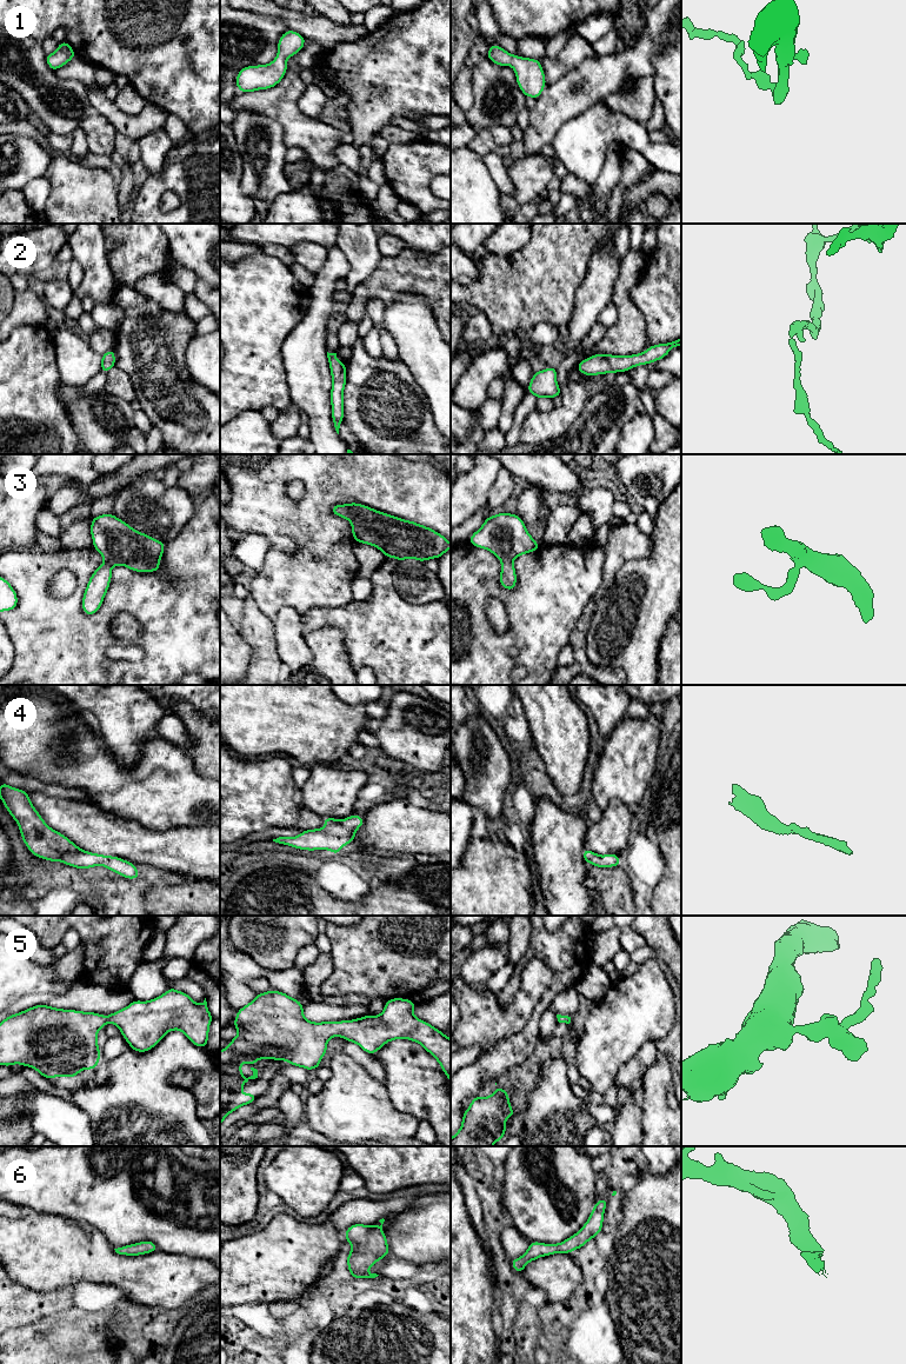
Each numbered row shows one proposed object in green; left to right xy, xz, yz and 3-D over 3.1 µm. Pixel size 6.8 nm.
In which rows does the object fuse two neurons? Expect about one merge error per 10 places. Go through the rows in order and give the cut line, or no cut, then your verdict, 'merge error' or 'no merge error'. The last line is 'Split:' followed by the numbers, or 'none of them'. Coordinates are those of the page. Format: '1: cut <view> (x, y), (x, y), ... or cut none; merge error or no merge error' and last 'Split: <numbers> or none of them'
1: cut none; no merge error
2: cut none; no merge error
3: cut none; no merge error
4: cut none; no merge error
5: cut none; no merge error
6: cut none; no merge error
Split: none of them

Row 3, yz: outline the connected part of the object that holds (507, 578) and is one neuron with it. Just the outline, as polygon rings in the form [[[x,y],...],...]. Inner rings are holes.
[[[505,511],[486,518],[481,527],[469,537],[469,544],[492,552],[501,561],[499,580],[508,591],[515,587],[518,580],[513,560],[540,548],[522,519]]]

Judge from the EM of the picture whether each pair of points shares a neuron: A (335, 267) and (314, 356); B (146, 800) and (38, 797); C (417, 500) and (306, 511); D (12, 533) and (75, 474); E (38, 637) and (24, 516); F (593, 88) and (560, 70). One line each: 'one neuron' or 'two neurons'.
A: one neuron
B: two neurons
C: one neuron
D: one neuron
E: two neurons
F: two neurons

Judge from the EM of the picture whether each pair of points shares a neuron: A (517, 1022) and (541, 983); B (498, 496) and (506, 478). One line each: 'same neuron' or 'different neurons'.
A: same neuron
B: same neuron

